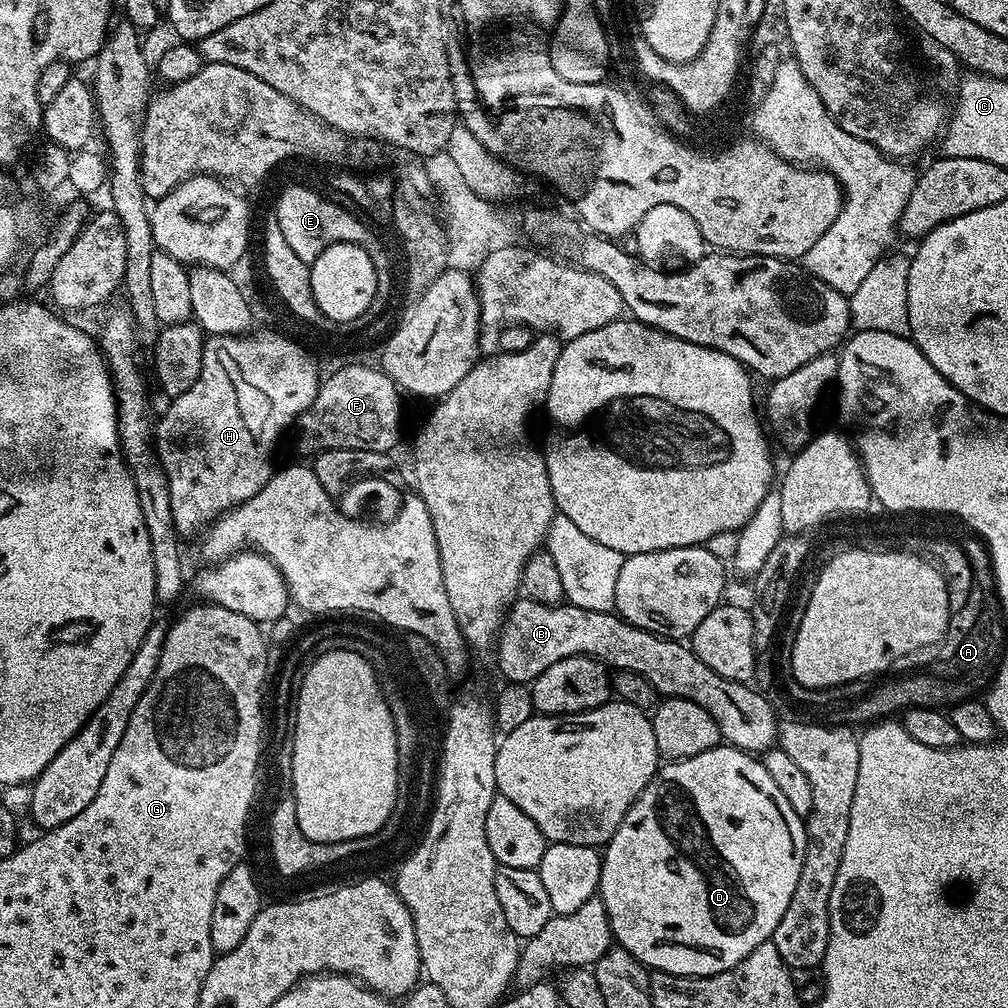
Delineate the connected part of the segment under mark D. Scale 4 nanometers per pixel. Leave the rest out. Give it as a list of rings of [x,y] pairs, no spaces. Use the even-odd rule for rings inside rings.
[[[721,746],[702,754],[694,754],[694,758],[665,763],[653,776],[646,790],[642,790],[634,806],[630,806],[626,818],[622,818],[618,830],[609,838],[602,852],[598,895],[606,906],[613,941],[652,972],[669,972],[675,976],[713,976],[738,966],[738,962],[742,962],[742,958],[746,958],[760,944],[769,943],[778,922],[782,922],[782,914],[786,914],[786,906],[790,906],[790,898],[794,898],[798,874],[802,874],[807,841],[805,821],[796,813],[794,806],[786,802],[786,794],[778,790],[774,778],[766,774],[763,759],[753,753],[743,752],[741,748]]]

